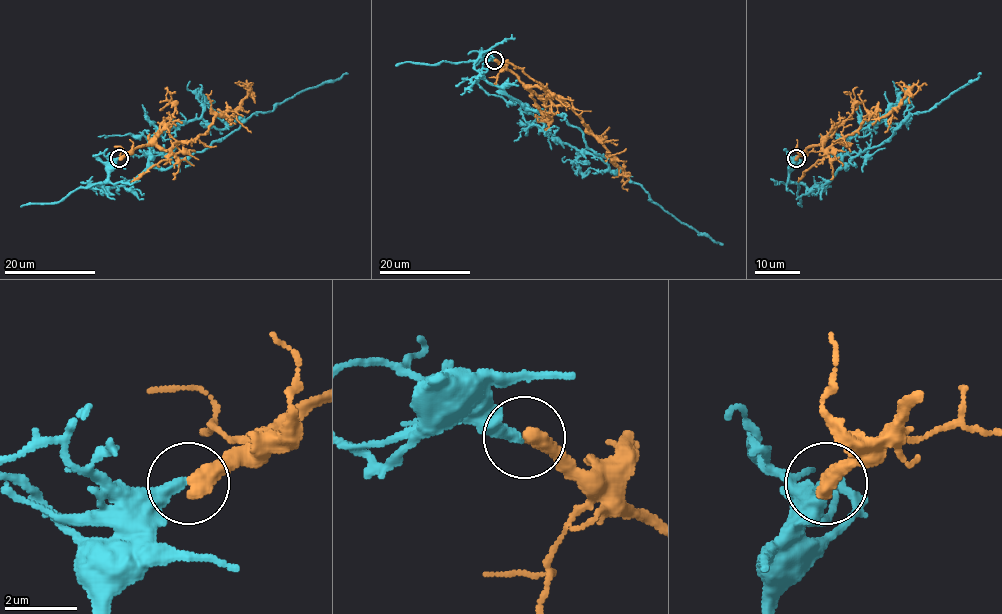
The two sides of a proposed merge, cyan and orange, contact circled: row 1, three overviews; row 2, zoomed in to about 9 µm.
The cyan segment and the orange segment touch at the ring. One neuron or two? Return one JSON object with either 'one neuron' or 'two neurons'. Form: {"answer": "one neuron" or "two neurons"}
{"answer": "one neuron"}

